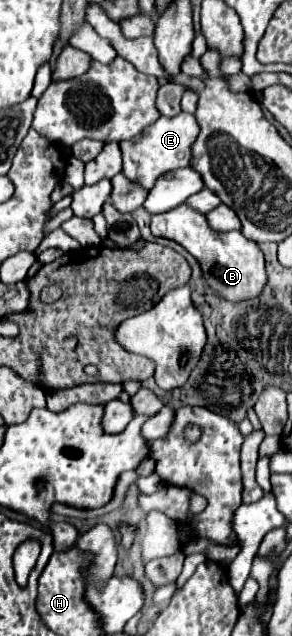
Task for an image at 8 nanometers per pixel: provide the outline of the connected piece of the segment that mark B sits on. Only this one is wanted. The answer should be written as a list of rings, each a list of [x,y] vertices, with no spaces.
[[[179,205],[177,209],[173,209],[169,213],[153,215],[151,231],[157,237],[167,237],[167,239],[183,245],[199,261],[207,285],[217,295],[221,295],[221,299],[227,299],[229,303],[243,303],[243,301],[257,299],[267,285],[265,257],[263,257],[263,251],[259,249],[259,245],[245,239],[241,235],[241,231],[217,233],[217,231],[209,229],[209,225],[205,223],[205,215],[187,205]]]

